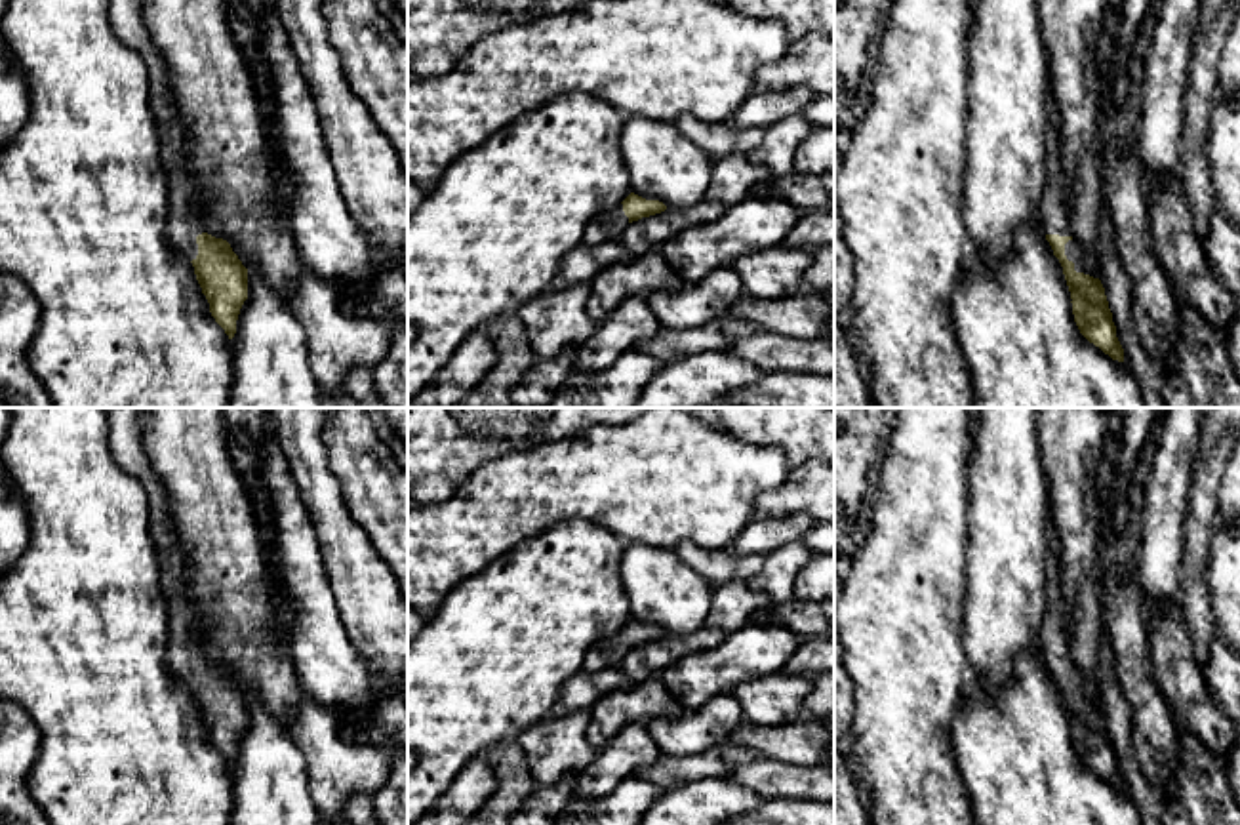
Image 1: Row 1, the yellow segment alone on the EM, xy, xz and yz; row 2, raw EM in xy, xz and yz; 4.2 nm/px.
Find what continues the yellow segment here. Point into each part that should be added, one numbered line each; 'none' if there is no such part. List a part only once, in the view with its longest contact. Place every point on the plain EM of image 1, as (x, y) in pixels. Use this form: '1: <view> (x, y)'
1: yz (1054, 641)

